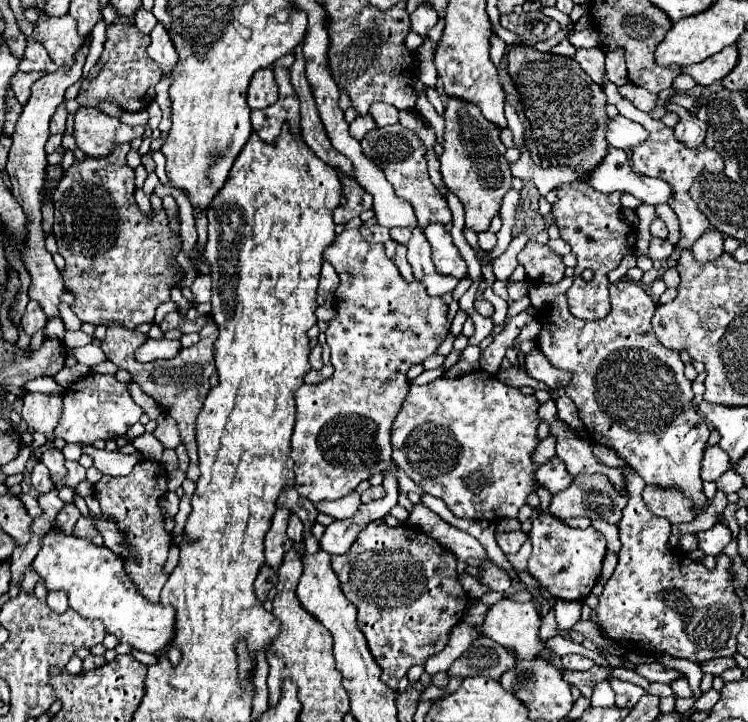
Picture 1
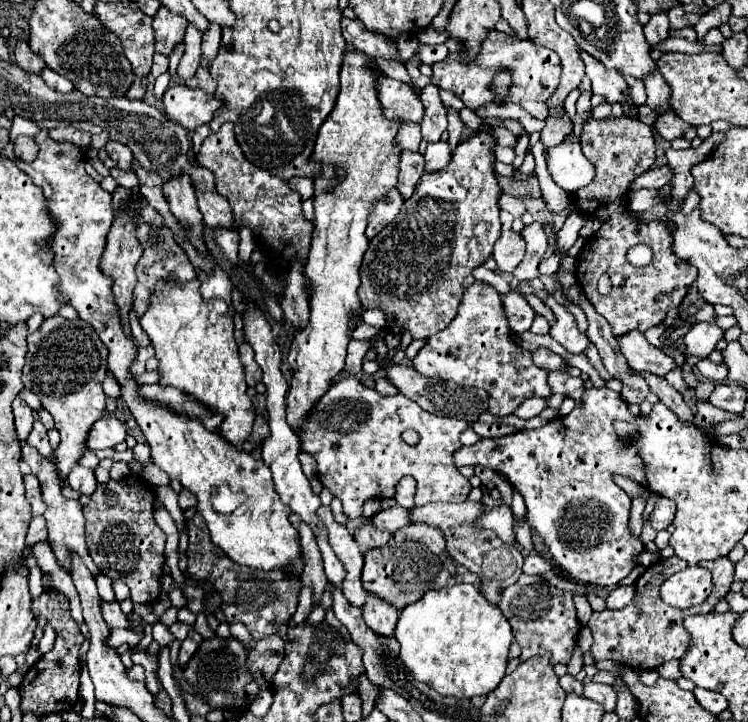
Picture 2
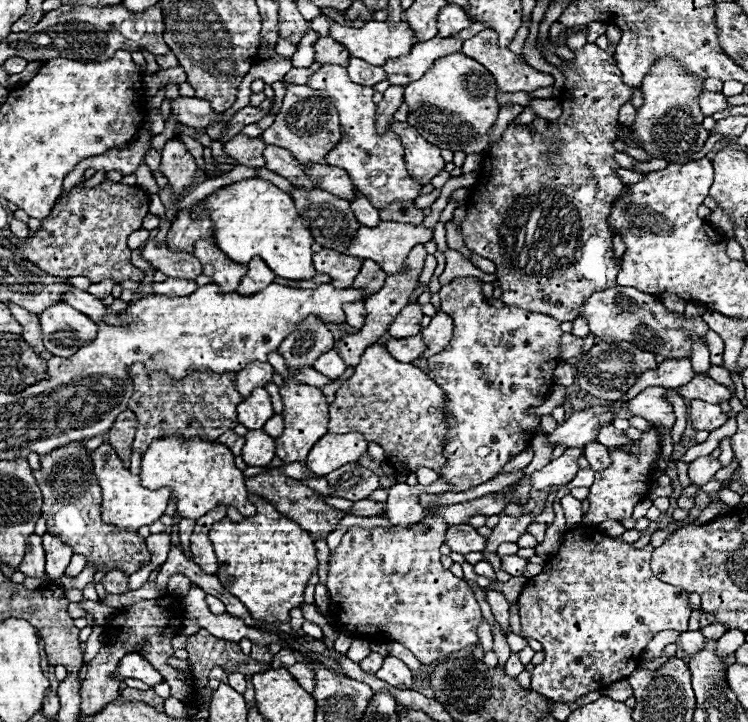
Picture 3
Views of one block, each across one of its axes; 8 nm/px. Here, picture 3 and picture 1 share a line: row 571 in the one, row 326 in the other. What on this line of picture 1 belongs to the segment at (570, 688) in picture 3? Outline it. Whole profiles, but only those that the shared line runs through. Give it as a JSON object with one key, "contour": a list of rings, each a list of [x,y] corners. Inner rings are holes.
{"contour":[[[620,280],[618,284],[610,284],[610,304],[612,304],[612,310],[606,318],[602,320],[580,320],[576,316],[570,314],[568,310],[568,302],[566,302],[566,296],[560,294],[556,296],[556,300],[548,306],[548,310],[540,312],[540,324],[542,324],[542,332],[538,334],[538,346],[540,350],[544,352],[544,356],[548,358],[548,362],[554,366],[554,368],[560,368],[560,370],[566,370],[572,374],[570,378],[570,384],[566,386],[566,396],[576,404],[578,412],[580,412],[580,418],[588,430],[588,436],[594,444],[600,444],[600,446],[608,446],[612,448],[622,460],[626,460],[626,464],[630,464],[642,478],[646,484],[652,484],[652,486],[660,486],[660,488],[666,488],[666,490],[680,490],[694,506],[696,512],[700,512],[708,500],[706,500],[706,494],[704,494],[704,488],[702,488],[702,478],[700,478],[700,460],[702,460],[702,454],[704,454],[704,448],[706,448],[706,442],[708,442],[708,436],[710,436],[710,430],[704,422],[704,418],[694,410],[692,406],[692,398],[694,398],[694,392],[692,392],[692,382],[684,376],[684,364],[678,356],[676,350],[670,350],[670,348],[664,348],[654,332],[652,332],[652,326],[650,326],[650,320],[654,316],[654,310],[656,310],[656,302],[644,292],[644,288],[636,282],[626,282],[626,280]]]}

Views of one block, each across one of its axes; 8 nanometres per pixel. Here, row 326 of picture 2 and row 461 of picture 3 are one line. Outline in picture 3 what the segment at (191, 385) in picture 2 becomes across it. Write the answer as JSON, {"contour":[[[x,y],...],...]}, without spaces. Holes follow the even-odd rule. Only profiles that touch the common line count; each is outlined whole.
{"contour":[[[172,434],[154,440],[142,456],[142,484],[148,488],[170,488],[176,496],[176,510],[182,518],[200,518],[218,504],[238,508],[246,518],[256,514],[256,506],[248,500],[248,490],[244,484],[242,470],[234,466],[234,454],[222,446],[208,440],[184,440],[180,434]]]}

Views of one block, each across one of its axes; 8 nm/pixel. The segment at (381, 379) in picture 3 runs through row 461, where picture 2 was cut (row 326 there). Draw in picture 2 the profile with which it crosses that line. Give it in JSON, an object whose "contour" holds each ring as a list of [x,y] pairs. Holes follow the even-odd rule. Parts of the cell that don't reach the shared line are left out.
{"contour":[[[478,132],[478,134],[474,134],[472,138],[460,142],[460,144],[456,146],[456,150],[454,150],[452,160],[448,162],[448,166],[442,168],[442,170],[436,172],[436,174],[424,174],[424,176],[420,178],[418,186],[416,186],[416,192],[412,194],[412,198],[408,198],[408,200],[402,204],[400,214],[396,216],[396,220],[394,220],[388,228],[384,228],[380,234],[376,234],[376,236],[370,240],[370,246],[368,246],[366,254],[364,254],[362,266],[360,266],[360,288],[358,288],[358,296],[360,296],[360,300],[366,300],[366,302],[364,302],[366,310],[378,308],[378,310],[382,310],[382,312],[386,314],[388,332],[390,332],[390,334],[396,334],[396,336],[400,336],[400,334],[410,334],[414,340],[426,340],[426,338],[430,338],[432,334],[440,332],[444,326],[448,326],[448,324],[454,320],[454,316],[458,314],[458,306],[460,306],[462,294],[464,294],[466,288],[474,282],[472,270],[474,270],[476,266],[480,266],[488,256],[492,256],[492,246],[494,246],[494,242],[500,238],[498,196],[502,194],[502,192],[500,192],[500,186],[498,186],[498,182],[496,182],[496,176],[494,176],[494,168],[492,168],[492,164],[494,164],[494,160],[496,160],[494,154],[492,154],[494,144],[496,144],[496,140],[494,140],[488,132]]]}

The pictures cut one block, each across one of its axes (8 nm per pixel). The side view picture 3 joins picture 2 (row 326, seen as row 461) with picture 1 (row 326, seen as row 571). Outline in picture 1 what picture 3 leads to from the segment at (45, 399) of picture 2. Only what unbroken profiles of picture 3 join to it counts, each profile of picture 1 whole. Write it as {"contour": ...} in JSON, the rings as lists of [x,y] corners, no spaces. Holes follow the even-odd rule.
{"contour":[[[122,144],[120,148],[116,148],[116,152],[112,152],[112,156],[106,156],[104,160],[86,158],[86,160],[74,162],[74,164],[70,166],[68,174],[58,182],[58,186],[56,186],[56,190],[54,190],[52,196],[54,196],[54,208],[56,208],[56,214],[54,214],[54,216],[56,216],[56,220],[54,220],[54,234],[56,234],[56,240],[58,240],[58,250],[60,250],[62,258],[66,260],[66,268],[64,268],[62,276],[64,276],[66,288],[76,294],[76,302],[70,306],[72,312],[74,312],[82,322],[90,322],[90,324],[94,324],[94,326],[98,326],[98,324],[110,326],[110,324],[118,322],[120,326],[124,326],[124,328],[128,328],[128,330],[134,330],[136,326],[140,326],[140,324],[144,324],[144,322],[154,322],[154,312],[156,312],[156,308],[158,308],[162,302],[166,302],[166,300],[170,298],[170,288],[176,286],[176,284],[182,280],[184,270],[182,270],[176,262],[174,262],[174,268],[170,268],[170,258],[178,254],[178,250],[180,250],[180,240],[170,232],[166,214],[162,212],[162,214],[156,214],[152,220],[148,220],[148,218],[138,210],[138,206],[136,206],[136,200],[134,200],[134,170],[128,168],[128,164],[126,164],[126,154],[128,154],[128,150],[130,150],[130,144]]]}

